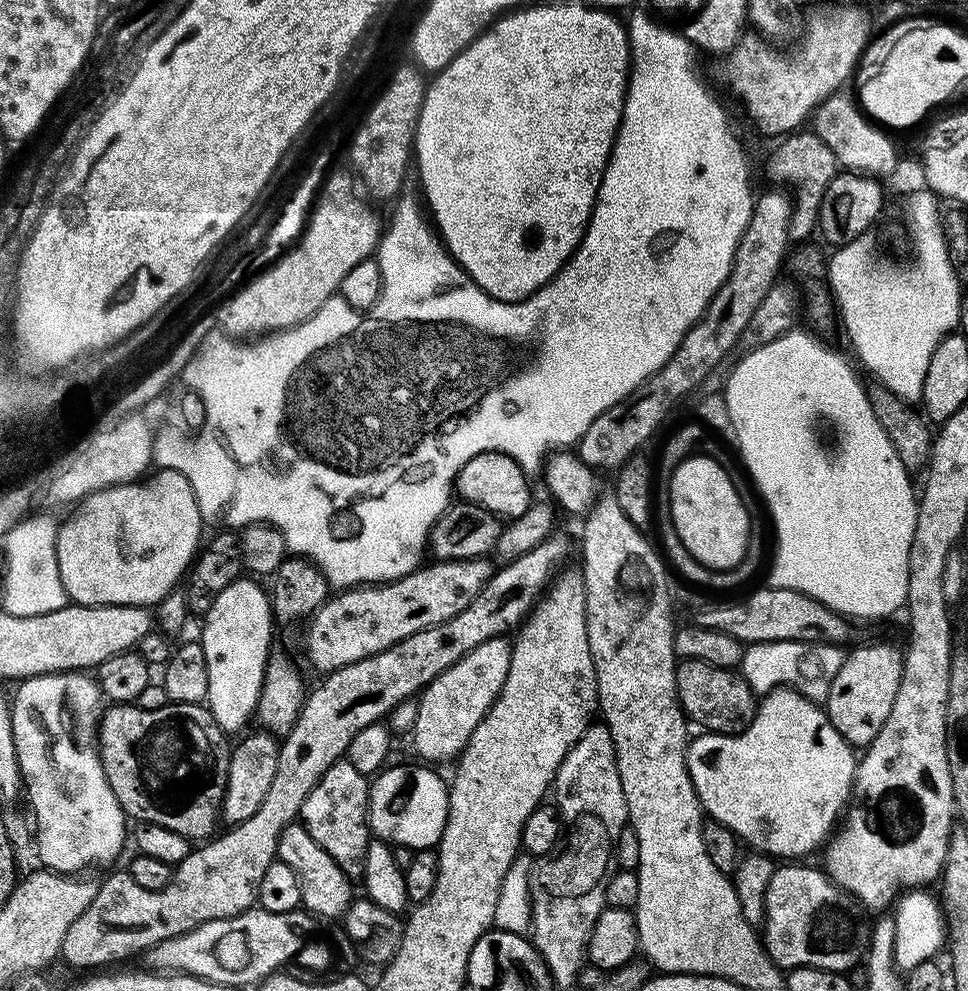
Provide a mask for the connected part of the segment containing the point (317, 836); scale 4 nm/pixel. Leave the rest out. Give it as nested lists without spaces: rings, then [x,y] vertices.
[[[341,758],[322,774],[322,778],[306,794],[306,802],[302,802],[299,823],[304,829],[338,862],[341,870],[350,878],[360,878],[364,875],[364,859],[370,839],[370,829],[368,827],[368,790],[370,780],[363,772],[357,768],[347,758]]]

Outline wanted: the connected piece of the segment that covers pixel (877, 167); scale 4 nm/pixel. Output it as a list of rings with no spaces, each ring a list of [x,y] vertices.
[[[844,95],[828,96],[817,106],[810,117],[811,131],[815,132],[818,138],[822,138],[826,146],[830,146],[841,169],[863,172],[865,176],[873,178],[890,175],[896,168],[896,148],[892,145],[891,138],[887,136],[889,133],[866,118],[853,97],[852,101],[850,97]]]

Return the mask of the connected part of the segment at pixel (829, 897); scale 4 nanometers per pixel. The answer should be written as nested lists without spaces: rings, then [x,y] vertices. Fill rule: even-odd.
[[[788,862],[785,868],[777,867],[766,890],[766,914],[762,925],[762,939],[768,957],[781,970],[794,968],[821,968],[831,972],[851,973],[856,963],[868,954],[870,920],[865,909],[857,904],[849,892],[842,891],[819,867],[807,868],[804,862]]]

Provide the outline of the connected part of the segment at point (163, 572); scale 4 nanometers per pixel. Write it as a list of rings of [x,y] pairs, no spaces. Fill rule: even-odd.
[[[169,468],[157,471],[155,474],[157,476],[149,475],[139,482],[130,484],[115,484],[112,488],[103,488],[100,492],[95,492],[94,494],[84,497],[83,500],[75,505],[76,512],[69,514],[68,521],[66,521],[65,524],[63,521],[63,523],[57,527],[56,557],[58,558],[58,574],[62,578],[64,593],[67,594],[71,603],[139,604],[141,606],[155,606],[185,579],[186,573],[192,568],[198,555],[198,549],[202,544],[202,540],[200,542],[202,521],[200,519],[200,511],[198,510],[198,502],[194,498],[194,490],[190,486],[190,482],[182,474],[178,474]]]

